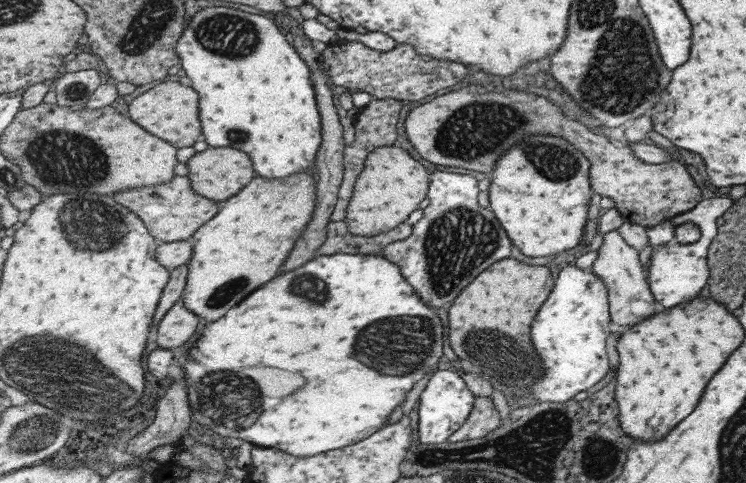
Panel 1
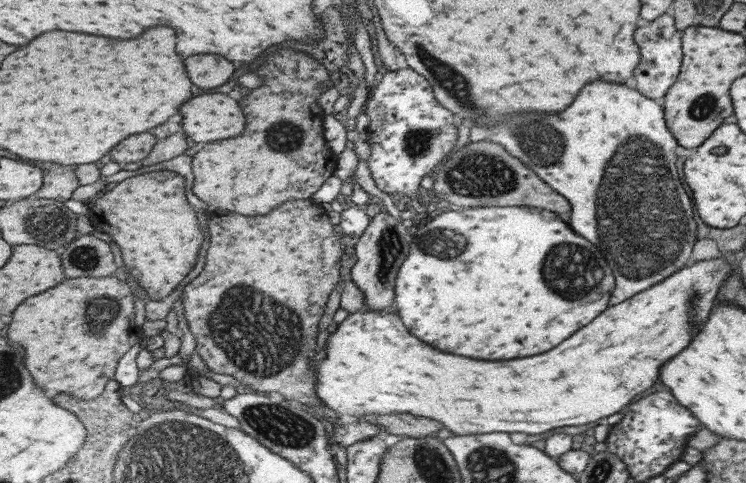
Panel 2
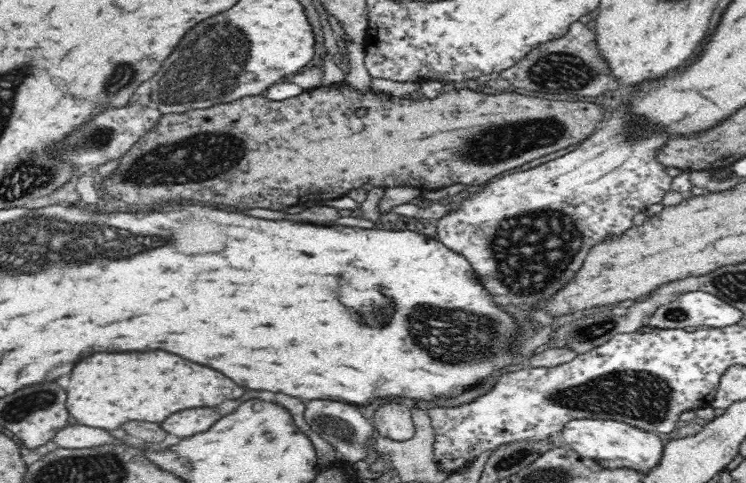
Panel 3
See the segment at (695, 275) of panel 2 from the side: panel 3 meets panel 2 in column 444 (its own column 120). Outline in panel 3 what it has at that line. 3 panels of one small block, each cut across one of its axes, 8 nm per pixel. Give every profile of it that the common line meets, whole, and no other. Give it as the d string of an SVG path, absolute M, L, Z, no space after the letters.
M96 352L84 360L80 360L72 370L72 380L68 386L68 402L66 408L78 420L78 424L96 426L96 428L118 428L126 420L146 420L146 422L160 422L166 420L170 414L184 410L184 408L200 408L200 406L218 406L228 398L240 398L245 393L236 382L232 382L226 374L194 364L176 356L172 352Z

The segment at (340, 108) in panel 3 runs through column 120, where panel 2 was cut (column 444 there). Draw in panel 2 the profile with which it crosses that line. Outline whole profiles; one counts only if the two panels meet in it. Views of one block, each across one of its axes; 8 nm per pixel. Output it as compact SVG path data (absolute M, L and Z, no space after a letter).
M488 140L469 142L458 151L453 151L434 168L432 176L435 194L439 194L441 200L463 208L477 208L479 204L499 207L529 206L549 210L557 215L572 210L568 201L536 172L527 168L519 158L511 156L503 146Z

